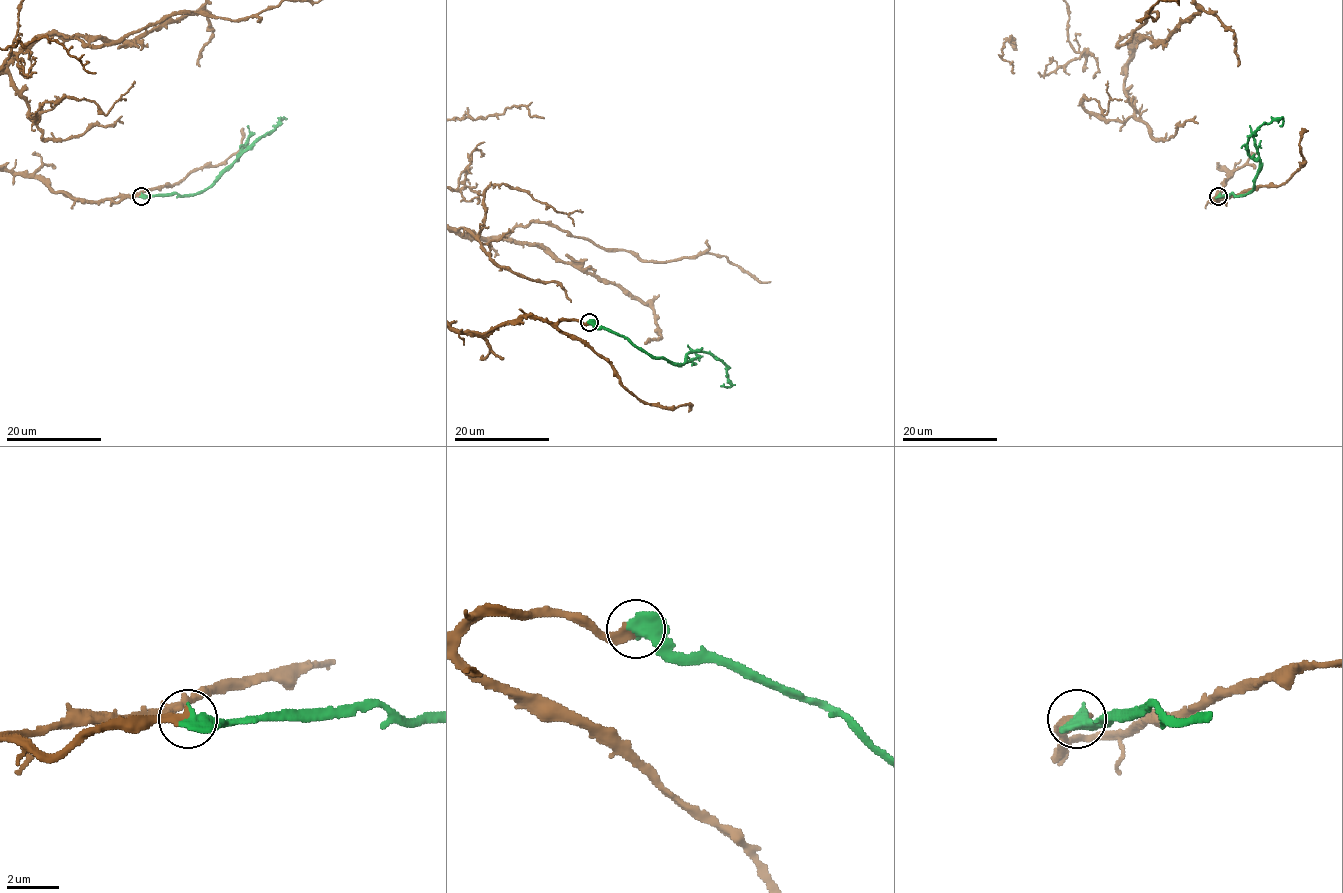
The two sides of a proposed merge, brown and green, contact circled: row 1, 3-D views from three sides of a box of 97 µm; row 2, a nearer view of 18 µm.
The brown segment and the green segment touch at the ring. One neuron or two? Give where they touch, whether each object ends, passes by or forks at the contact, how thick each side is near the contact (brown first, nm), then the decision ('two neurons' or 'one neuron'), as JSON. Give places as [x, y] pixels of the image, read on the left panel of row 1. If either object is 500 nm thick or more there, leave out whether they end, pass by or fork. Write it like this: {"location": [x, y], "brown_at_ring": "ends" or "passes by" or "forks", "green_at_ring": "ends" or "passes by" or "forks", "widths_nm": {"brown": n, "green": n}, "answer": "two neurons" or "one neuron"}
{"location": [141, 196], "widths_nm": {"brown": 360, "green": 650}, "answer": "one neuron"}

